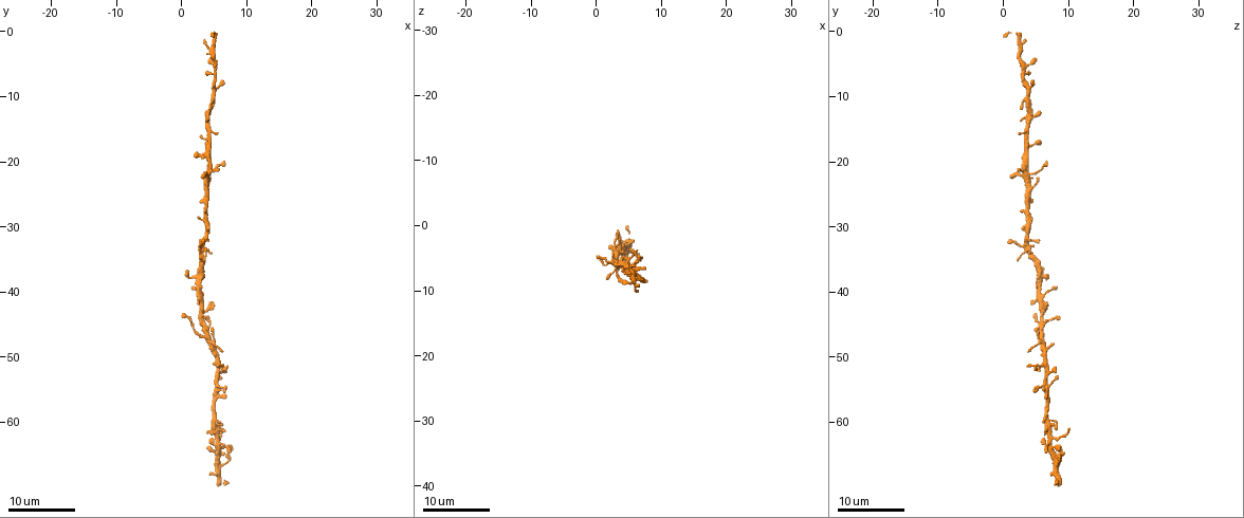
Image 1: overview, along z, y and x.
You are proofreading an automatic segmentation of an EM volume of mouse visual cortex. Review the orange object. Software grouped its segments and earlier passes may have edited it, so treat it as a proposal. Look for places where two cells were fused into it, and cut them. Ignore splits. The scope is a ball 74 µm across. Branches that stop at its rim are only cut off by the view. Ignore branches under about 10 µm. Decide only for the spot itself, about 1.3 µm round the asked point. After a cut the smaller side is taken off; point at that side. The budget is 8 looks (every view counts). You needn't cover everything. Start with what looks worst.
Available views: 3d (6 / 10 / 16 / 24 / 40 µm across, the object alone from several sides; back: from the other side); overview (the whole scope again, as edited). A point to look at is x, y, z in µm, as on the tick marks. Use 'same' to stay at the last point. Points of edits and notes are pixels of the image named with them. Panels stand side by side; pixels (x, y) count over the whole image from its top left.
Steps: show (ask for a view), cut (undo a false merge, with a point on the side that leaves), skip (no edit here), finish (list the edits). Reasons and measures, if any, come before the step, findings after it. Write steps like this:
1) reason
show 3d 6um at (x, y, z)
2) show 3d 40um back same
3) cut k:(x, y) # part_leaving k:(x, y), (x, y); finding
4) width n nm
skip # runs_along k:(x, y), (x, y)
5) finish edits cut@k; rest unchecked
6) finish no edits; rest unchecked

thin neck
show 3d 24um at (5.0, 7.0, 3.5)

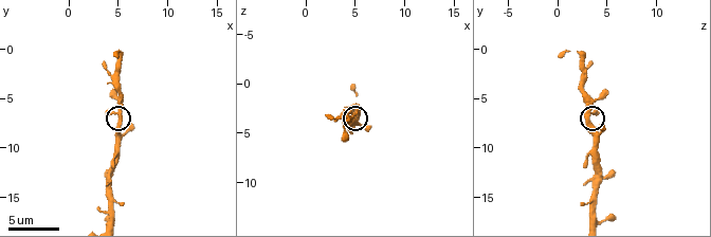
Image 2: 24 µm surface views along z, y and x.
closer look
show 3d 10um at (5.0, 7.4, 3.2)

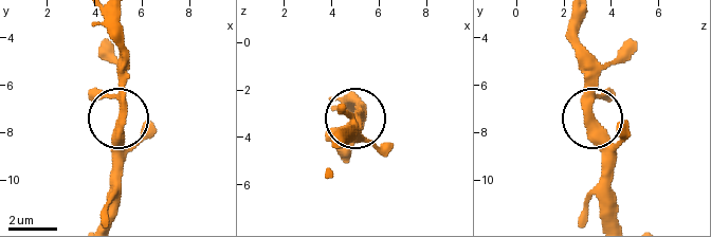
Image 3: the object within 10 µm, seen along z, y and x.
width 310 nm
skip # runs_along 3:(607, 216), (601, 137), (589, 101), (589, 54); continuous, no second cell

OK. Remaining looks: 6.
show 3d 16um at (3.0, 34.5, 4.5)

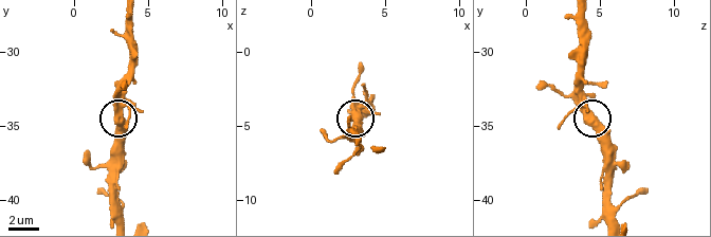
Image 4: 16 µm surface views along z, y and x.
show 3d 10um at (3.2, 35.0, 4.4)

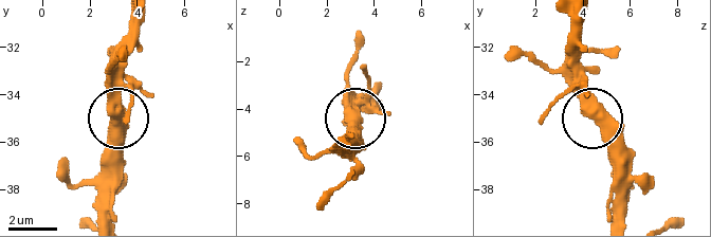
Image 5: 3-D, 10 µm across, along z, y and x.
width 550 nm
skip # runs_along 5:(112, 110), (119, 113), (119, 42); all the same cell

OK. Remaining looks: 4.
three-way junction
show 3d 16um at (4.0, 28.5, 3.5)

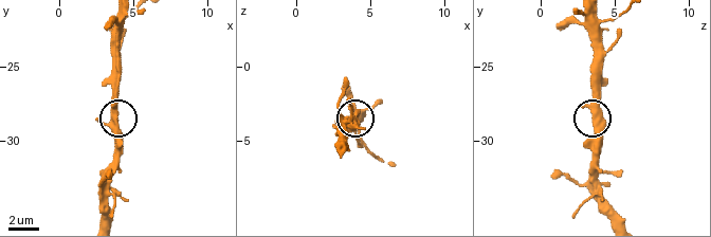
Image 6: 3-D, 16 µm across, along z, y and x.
show 3d 10um at (3.8, 28.2, 4.0)

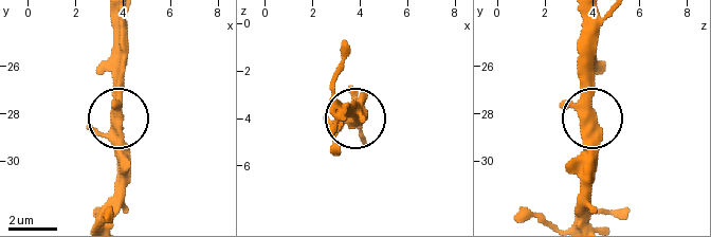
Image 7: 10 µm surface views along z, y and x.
arms 3
skip # continuous, no second cell

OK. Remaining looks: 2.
calibre changes
show 3d 24um at (4.0, 47.0, 6.0)

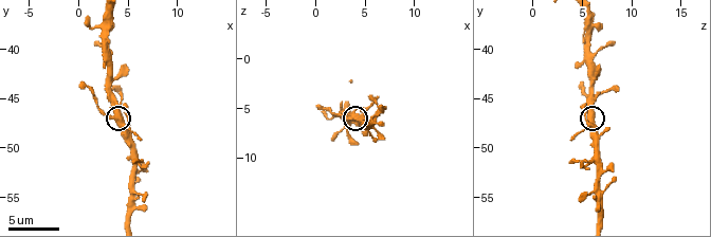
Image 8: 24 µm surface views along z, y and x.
show 3d 10um at (4.0, 47.2, 5.8)

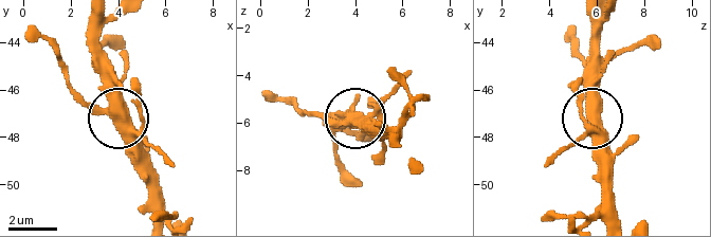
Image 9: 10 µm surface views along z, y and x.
width 440 nm
skip # runs_along 9:(95, 19), (99, 73), (127, 158), (151, 186); one cell here

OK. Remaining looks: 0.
finish no edits; rest unchecked

